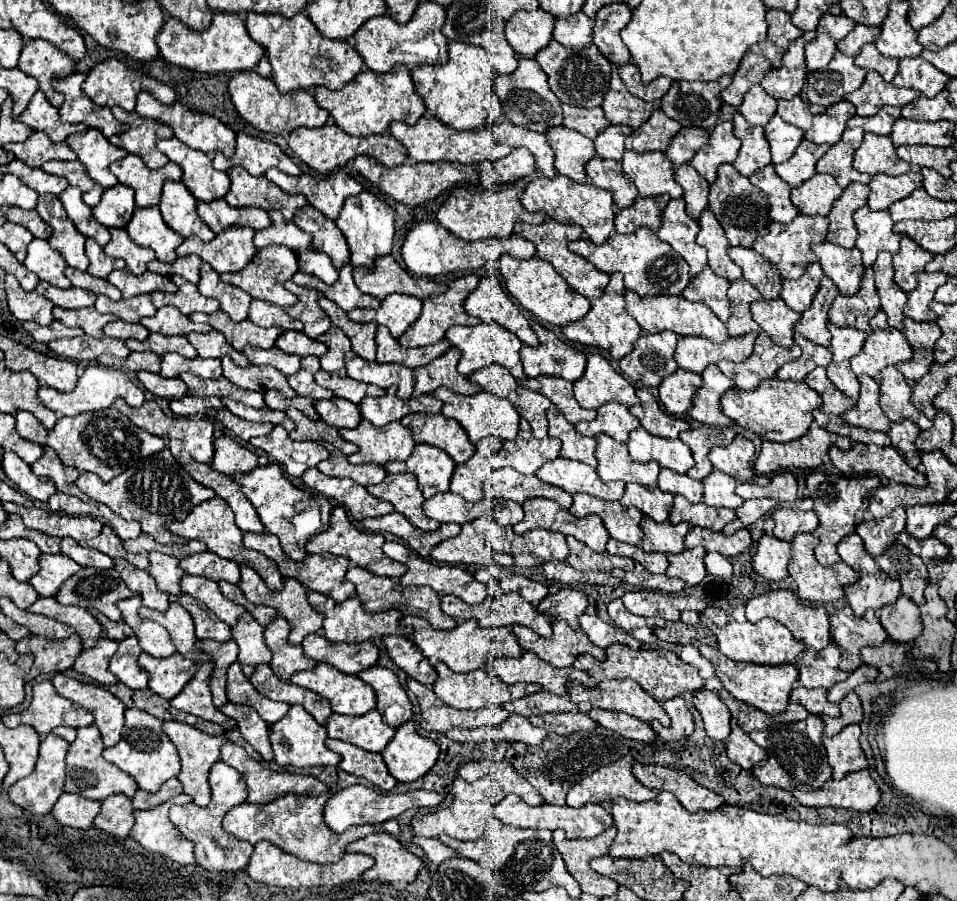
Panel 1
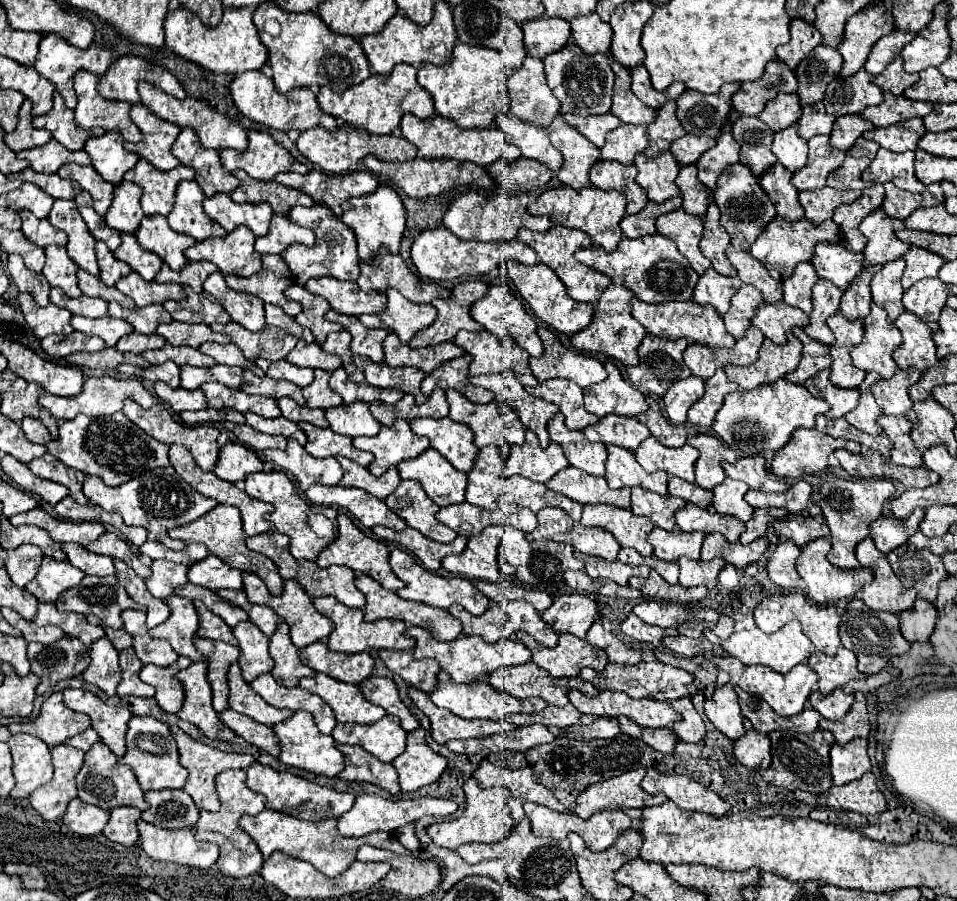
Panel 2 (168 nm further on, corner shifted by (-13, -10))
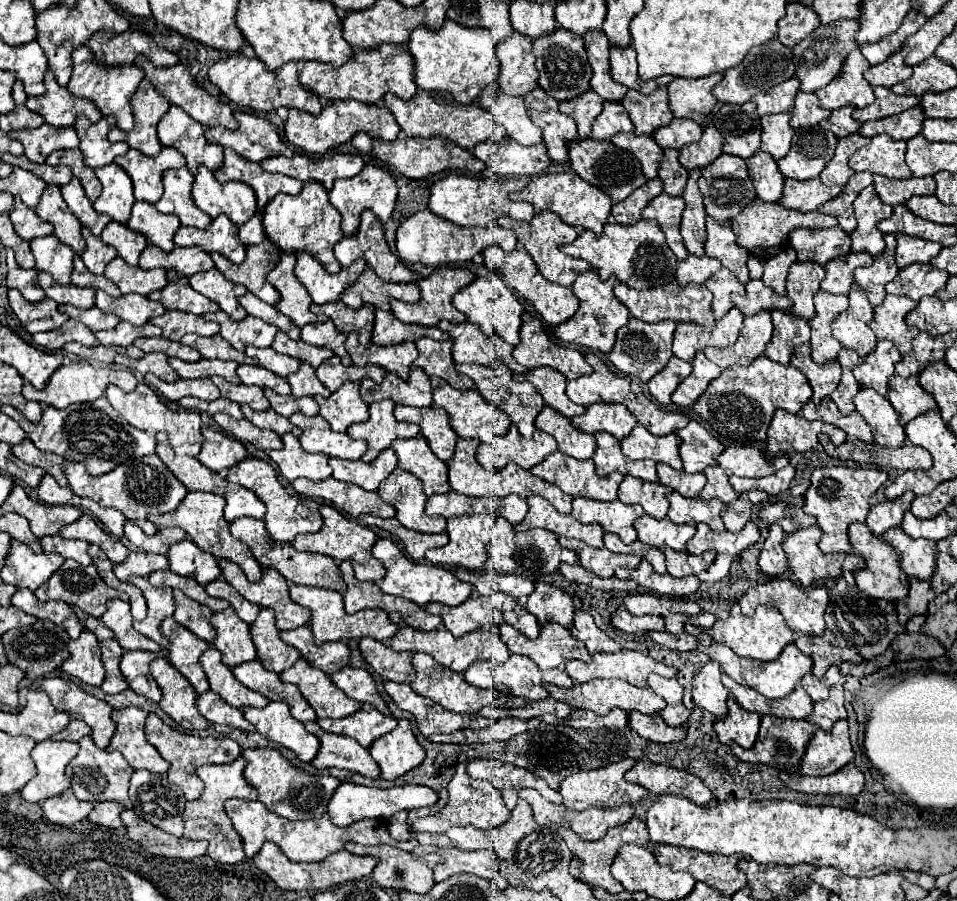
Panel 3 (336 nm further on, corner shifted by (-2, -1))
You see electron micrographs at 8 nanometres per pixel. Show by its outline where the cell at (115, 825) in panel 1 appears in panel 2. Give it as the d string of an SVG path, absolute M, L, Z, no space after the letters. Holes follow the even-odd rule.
M118 807L110 811L110 821L104 827L104 835L114 841L122 843L126 847L132 847L138 839L138 829L136 821L140 819L142 811L136 807Z

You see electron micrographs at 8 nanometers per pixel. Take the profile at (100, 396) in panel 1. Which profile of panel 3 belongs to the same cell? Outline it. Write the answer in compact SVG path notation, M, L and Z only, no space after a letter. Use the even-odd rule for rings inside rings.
M67 362L63 364L55 376L51 376L49 384L45 390L35 388L33 384L23 386L23 396L27 400L35 400L43 406L53 406L53 408L67 408L69 404L81 404L81 402L93 402L99 396L105 394L107 384L119 386L123 392L133 392L137 388L137 378L131 370L111 370L111 368L93 368L87 362Z

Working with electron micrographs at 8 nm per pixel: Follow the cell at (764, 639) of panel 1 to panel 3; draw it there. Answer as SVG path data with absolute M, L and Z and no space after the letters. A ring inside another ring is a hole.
M759 606L755 616L729 616L727 620L717 620L713 628L707 630L711 634L711 638L715 642L723 642L727 644L735 654L739 656L747 656L747 658L755 658L755 660L777 660L779 654L783 652L785 646L789 646L793 642L793 630L785 624L783 616L779 610L771 608L771 606Z

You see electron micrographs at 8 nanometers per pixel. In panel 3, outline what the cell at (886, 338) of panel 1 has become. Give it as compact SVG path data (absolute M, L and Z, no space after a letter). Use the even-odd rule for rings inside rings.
M853 282L849 292L849 308L839 314L839 320L831 324L833 336L841 342L843 348L855 350L861 358L871 354L877 346L875 334L869 328L873 318L873 306L869 304L863 288Z

